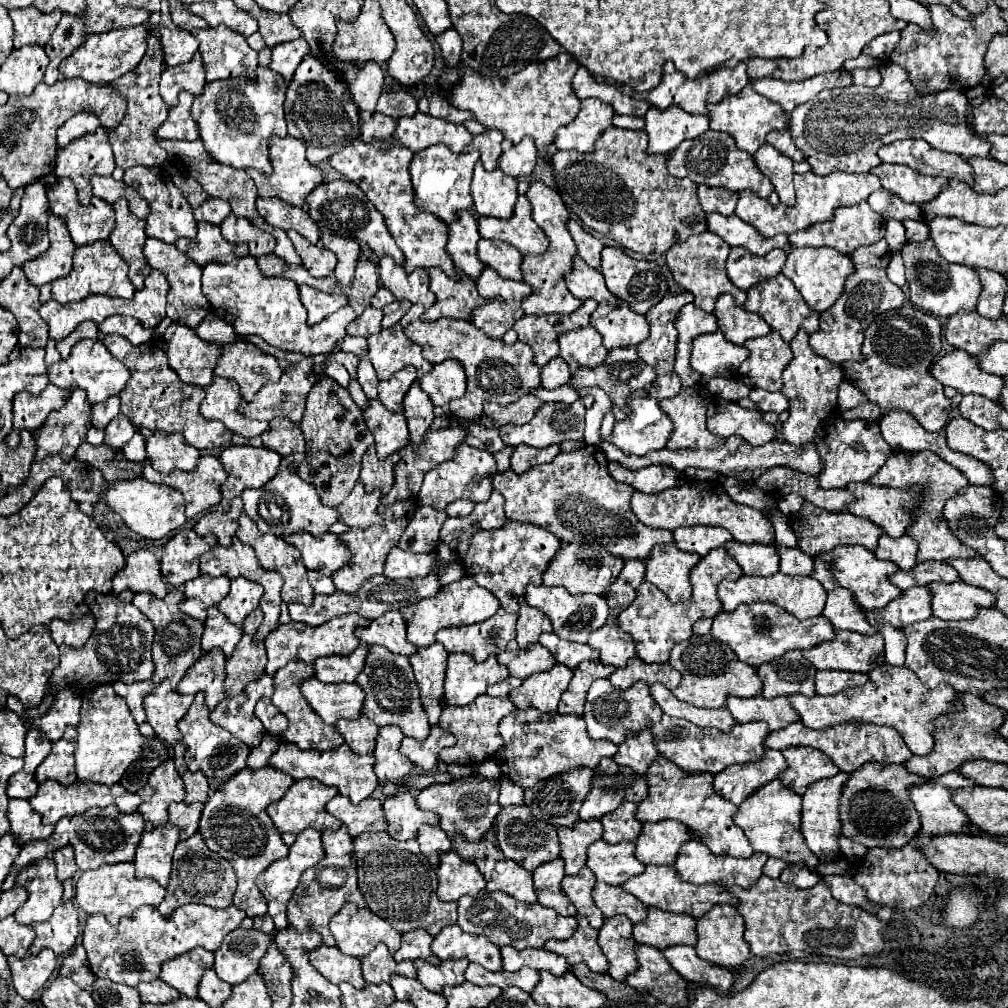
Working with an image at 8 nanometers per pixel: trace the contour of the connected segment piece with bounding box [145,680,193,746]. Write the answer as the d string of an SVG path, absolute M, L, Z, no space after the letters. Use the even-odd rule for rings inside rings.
M163 680L153 692L145 698L147 722L153 726L155 734L169 746L175 746L181 740L181 732L177 728L179 720L187 714L193 704L193 696L183 696L171 690L169 680Z

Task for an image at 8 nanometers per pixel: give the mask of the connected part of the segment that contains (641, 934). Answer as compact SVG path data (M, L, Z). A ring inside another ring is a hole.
M649 908L647 918L633 926L637 944L657 946L661 950L677 944L697 944L695 920L687 914L673 914L659 908Z

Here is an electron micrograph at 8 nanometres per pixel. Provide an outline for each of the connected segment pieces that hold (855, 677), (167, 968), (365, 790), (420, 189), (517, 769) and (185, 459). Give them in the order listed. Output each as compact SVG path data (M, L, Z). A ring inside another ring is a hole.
M817 672L815 684L821 696L833 696L847 688L863 686L869 680L869 674L853 674L853 672Z
M195 948L185 956L177 956L163 964L161 980L177 988L187 998L197 998L197 986L205 970L213 968L213 952Z
M283 742L279 746L279 750L273 754L273 758L270 758L269 766L291 774L295 780L315 778L323 784L335 786L339 790L339 794L347 796L351 802L361 802L361 800L369 798L371 792L377 788L377 776L373 772L373 764L375 764L375 756L371 756L371 754L359 756L359 754L351 752L351 748L347 748L347 744L341 744L339 748L329 750L329 752L319 752L319 750L301 750L295 744Z
M445 144L429 146L417 152L411 160L411 180L415 188L415 204L425 212L433 212L435 216L441 216L441 220L445 220L447 224L457 222L459 210L469 210L473 206L469 184L471 184L471 176L473 176L473 168L477 160L479 160L479 152L455 154L455 152L449 152Z
M535 708L515 710L499 722L499 734L503 736L505 744L501 750L495 752L495 762L501 772L523 790L533 788L539 780L555 774L579 768L597 768L601 758L613 758L617 754L617 746L609 744L609 740L593 740L585 730L585 720L577 714L543 714Z
M143 428L141 434L145 436L146 459L152 467L164 474L171 470L183 470L191 472L197 466L197 460L201 458L201 452L193 448L191 444L185 446L185 440L181 434L161 434L157 430Z

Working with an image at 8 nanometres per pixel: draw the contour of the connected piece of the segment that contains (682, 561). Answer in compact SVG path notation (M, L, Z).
M675 544L657 546L645 562L645 580L655 584L673 604L691 600L693 588L689 582L689 572L699 560L701 556L681 552Z

